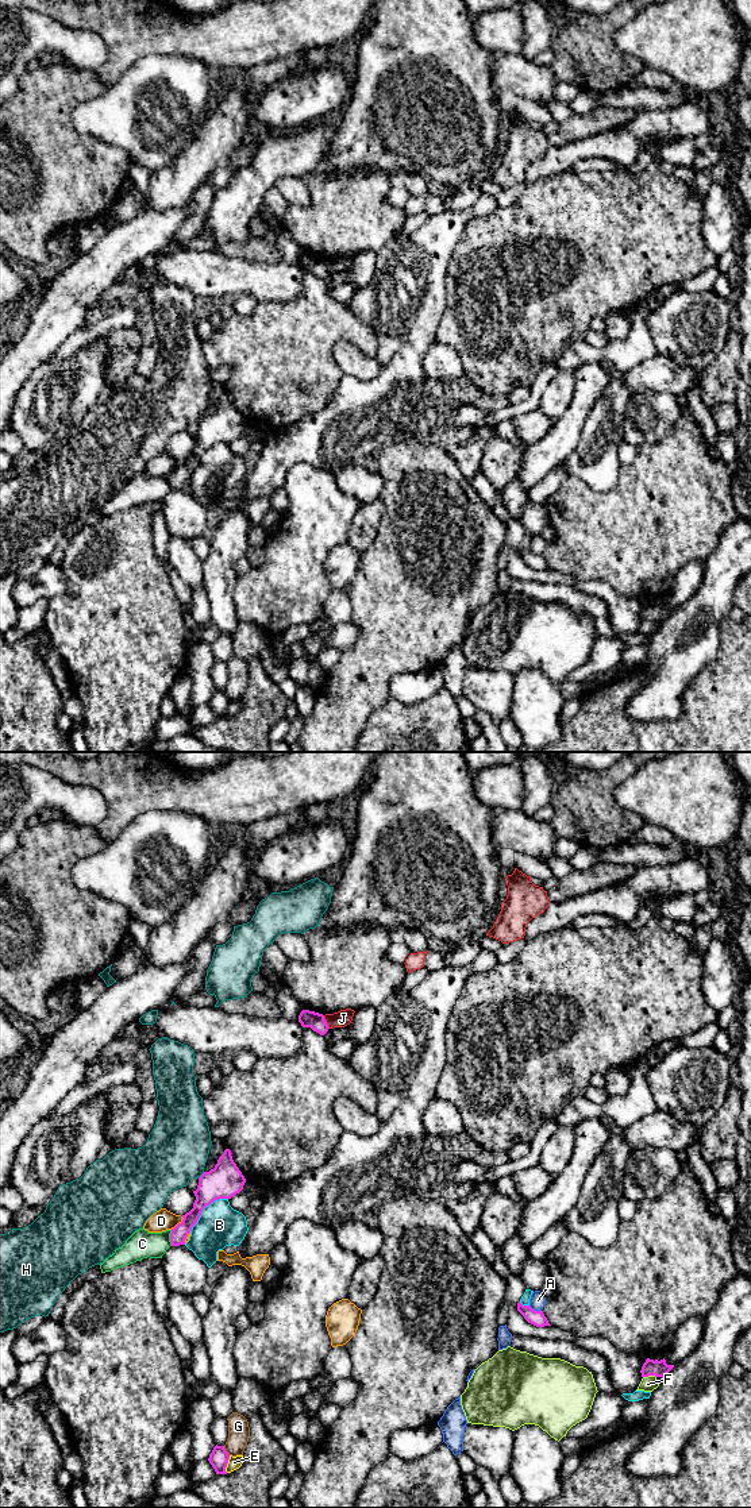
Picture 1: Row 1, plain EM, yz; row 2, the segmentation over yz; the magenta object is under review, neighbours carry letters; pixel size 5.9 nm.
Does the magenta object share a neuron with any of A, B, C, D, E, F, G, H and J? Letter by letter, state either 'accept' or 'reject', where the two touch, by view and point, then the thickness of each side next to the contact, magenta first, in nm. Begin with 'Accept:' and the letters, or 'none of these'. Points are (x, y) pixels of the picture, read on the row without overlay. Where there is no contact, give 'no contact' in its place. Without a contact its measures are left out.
Accept: none of these
A: reject; meets magenta in yz at (535, 555); 90 nm thick on the magenta side, 90 nm on the other
B: reject; meets magenta in yz at (204, 451); 200 nm thick on the magenta side, 260 nm on the other
C: reject; meets magenta in yz at (170, 482); 100 nm thick on the magenta side, 160 nm on the other
D: reject; meets magenta in yz at (178, 467); 140 nm thick on the magenta side, 130 nm on the other
E: reject; meets magenta in yz at (226, 708); 110 nm thick on the magenta side, 80 nm on the other
F: reject; meets magenta in yz at (649, 618); 100 nm thick on the magenta side, 90 nm on the other
G: reject; meets magenta in yz at (226, 695); 110 nm thick on the magenta side, 130 nm on the other
H: reject; meets magenta in yz at (201, 419); 200 nm thick on the magenta side, 380 nm on the other
J: reject; meets magenta in yz at (326, 266); 100 nm thick on the magenta side, 100 nm on the other

